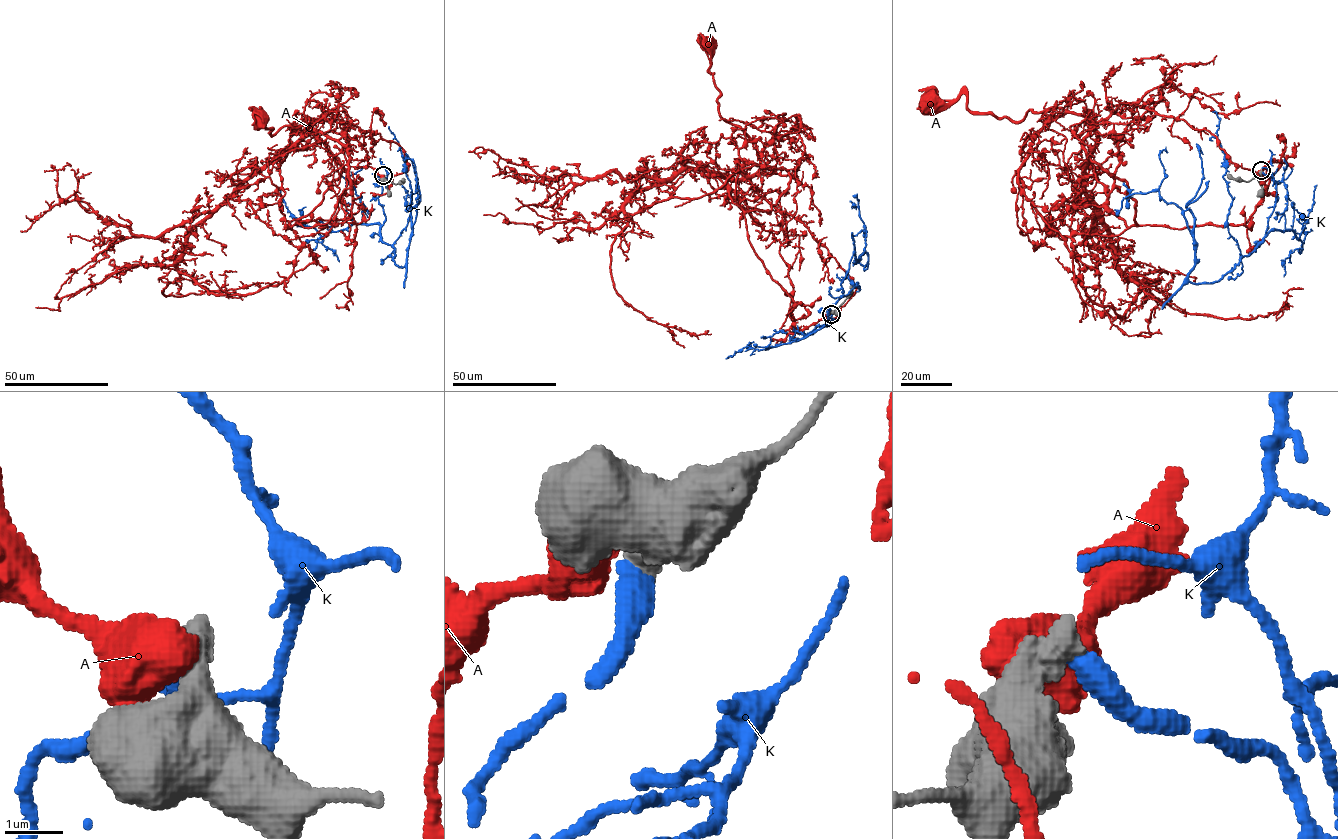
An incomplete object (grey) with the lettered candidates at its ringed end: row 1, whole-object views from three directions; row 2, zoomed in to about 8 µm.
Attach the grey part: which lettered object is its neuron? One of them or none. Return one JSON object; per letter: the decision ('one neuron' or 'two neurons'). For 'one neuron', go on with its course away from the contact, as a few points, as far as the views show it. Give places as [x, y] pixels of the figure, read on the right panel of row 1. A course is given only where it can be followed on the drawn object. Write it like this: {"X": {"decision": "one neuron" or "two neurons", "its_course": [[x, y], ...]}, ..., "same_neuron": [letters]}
{"A": {"decision": "two neurons"}, "K": {"decision": "two neurons"}, "same_neuron": []}

